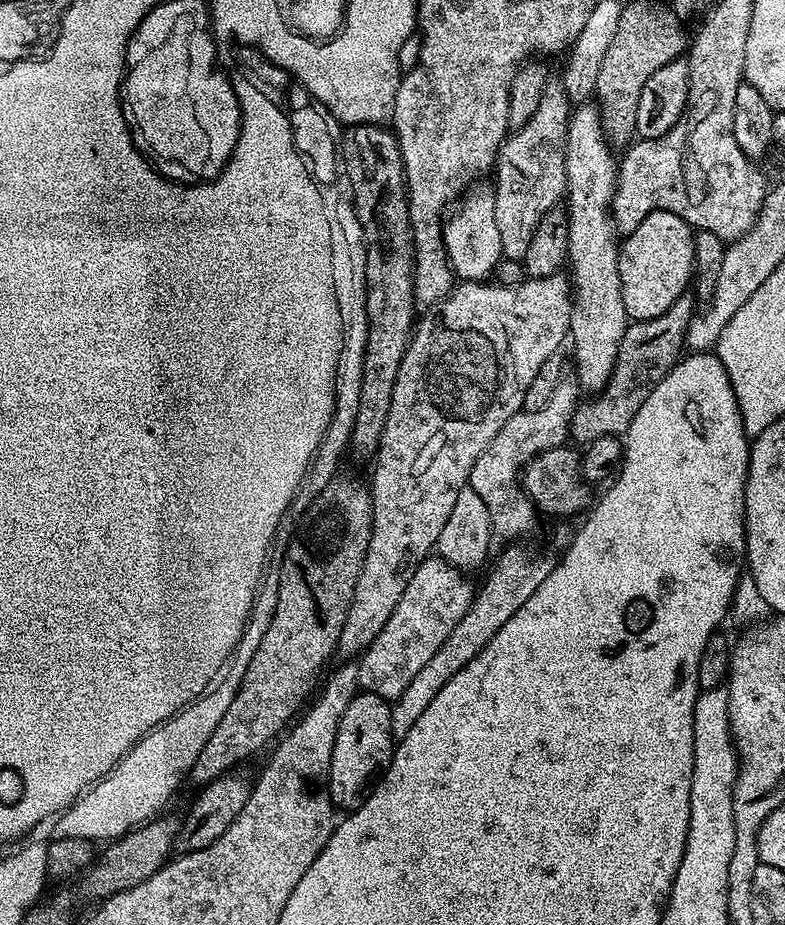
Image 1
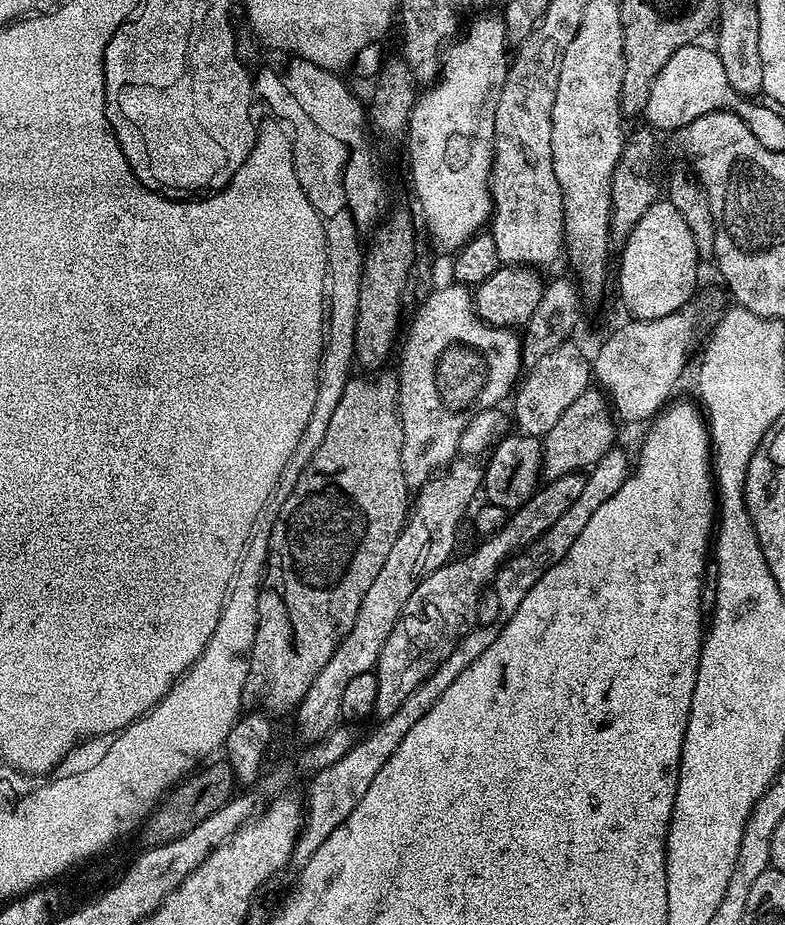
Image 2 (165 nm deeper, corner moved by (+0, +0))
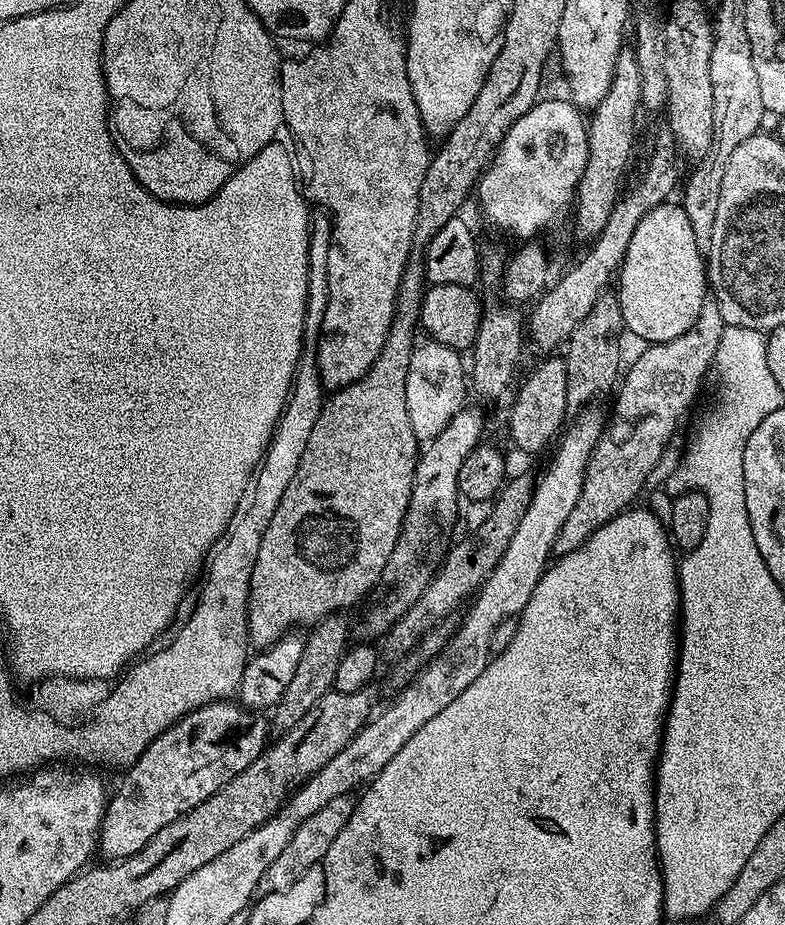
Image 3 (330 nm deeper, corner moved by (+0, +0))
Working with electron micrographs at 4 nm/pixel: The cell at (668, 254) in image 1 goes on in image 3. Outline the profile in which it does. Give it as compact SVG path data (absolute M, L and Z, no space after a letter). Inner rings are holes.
M665 202L654 206L638 222L618 273L618 295L624 327L631 335L633 332L638 339L649 345L670 342L671 339L678 338L679 335L685 334L686 330L690 330L701 313L704 300L710 296L705 253L698 250L686 210L679 203L672 203Z

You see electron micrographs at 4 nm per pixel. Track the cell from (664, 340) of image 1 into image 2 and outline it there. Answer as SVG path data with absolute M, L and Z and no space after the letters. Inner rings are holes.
M590 386L578 395L542 437L540 472L543 479L550 481L562 474L583 471L595 465L615 445L616 428L613 421L615 419L607 399L599 389Z

